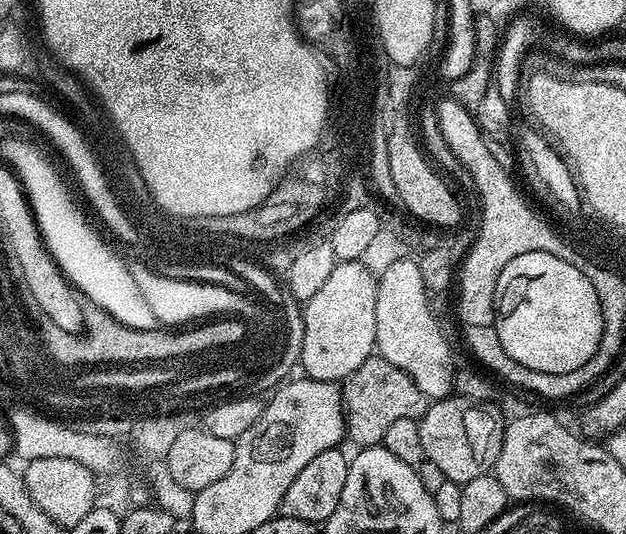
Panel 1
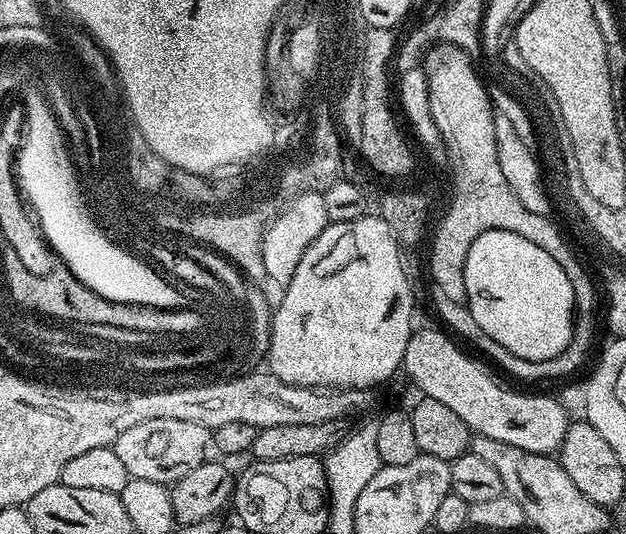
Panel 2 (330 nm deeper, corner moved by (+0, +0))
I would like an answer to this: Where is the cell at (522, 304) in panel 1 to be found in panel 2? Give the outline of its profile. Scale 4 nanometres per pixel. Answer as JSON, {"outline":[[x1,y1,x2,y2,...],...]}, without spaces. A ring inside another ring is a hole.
{"outline":[[486,230,478,234,470,251,468,296,472,296,472,312,476,312,476,320,480,320,480,324,500,340,500,344,508,344,508,348,520,352,520,356,532,356,532,360,540,360,540,356,558,358,556,352,570,346,576,311,576,295,570,286,570,278,566,278,566,270,562,270,562,266,558,266,542,246,534,246,534,242,522,238,522,234,510,230]]}

